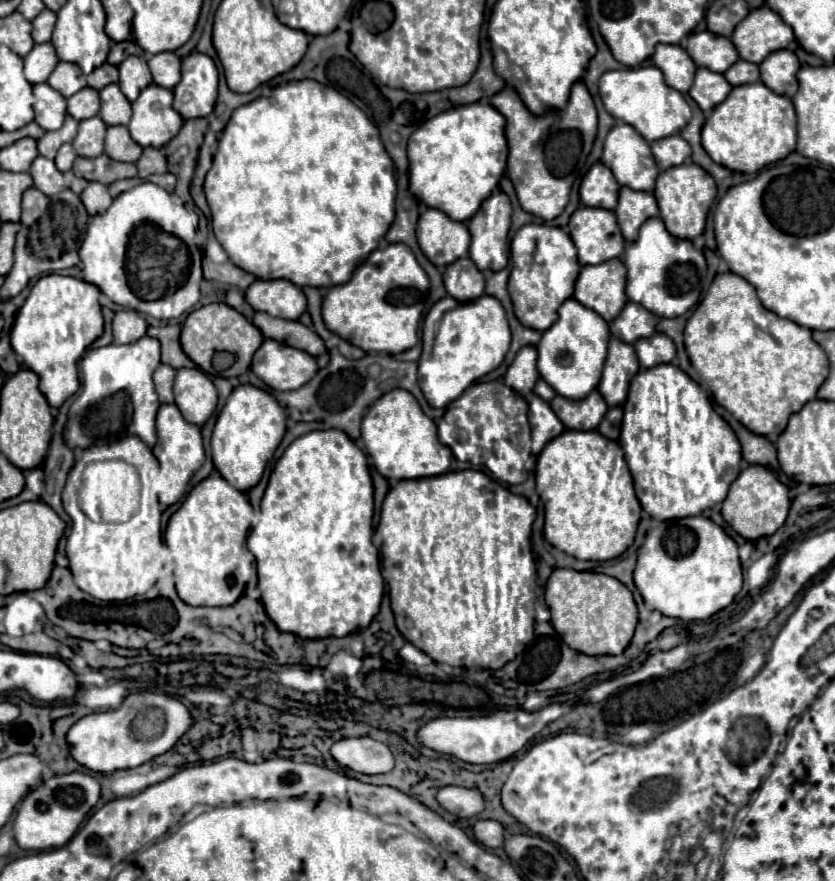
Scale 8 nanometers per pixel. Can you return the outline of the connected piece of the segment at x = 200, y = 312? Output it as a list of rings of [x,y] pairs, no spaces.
[[[210,303],[210,305],[204,305],[204,307],[192,311],[182,325],[182,337],[180,337],[184,353],[206,373],[212,373],[212,355],[216,351],[234,353],[236,367],[232,367],[228,371],[228,377],[238,377],[248,371],[254,351],[262,345],[262,341],[264,341],[262,333],[242,313],[228,307],[226,303]]]

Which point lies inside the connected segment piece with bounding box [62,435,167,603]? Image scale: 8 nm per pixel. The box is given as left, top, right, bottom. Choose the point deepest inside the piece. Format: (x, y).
(106, 562)

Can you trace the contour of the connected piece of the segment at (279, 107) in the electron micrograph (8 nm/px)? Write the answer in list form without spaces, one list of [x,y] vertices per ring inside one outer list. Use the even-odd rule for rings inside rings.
[[[312,79],[289,81],[273,88],[270,97],[258,97],[242,107],[238,107],[228,125],[222,131],[218,153],[214,155],[212,169],[208,171],[204,181],[204,193],[212,211],[212,231],[230,261],[244,271],[254,273],[260,279],[288,279],[298,287],[334,287],[342,285],[350,279],[356,265],[366,261],[378,241],[386,235],[388,227],[394,221],[394,199],[396,199],[396,179],[394,179],[394,163],[378,135],[378,127],[368,118],[366,113],[356,107],[350,99],[338,93],[332,87],[322,87],[322,83]]]

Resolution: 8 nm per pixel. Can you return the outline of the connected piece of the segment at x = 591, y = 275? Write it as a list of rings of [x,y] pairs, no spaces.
[[[620,259],[584,265],[576,281],[574,299],[610,323],[618,317],[618,311],[622,311],[628,301],[624,287],[626,267]]]

